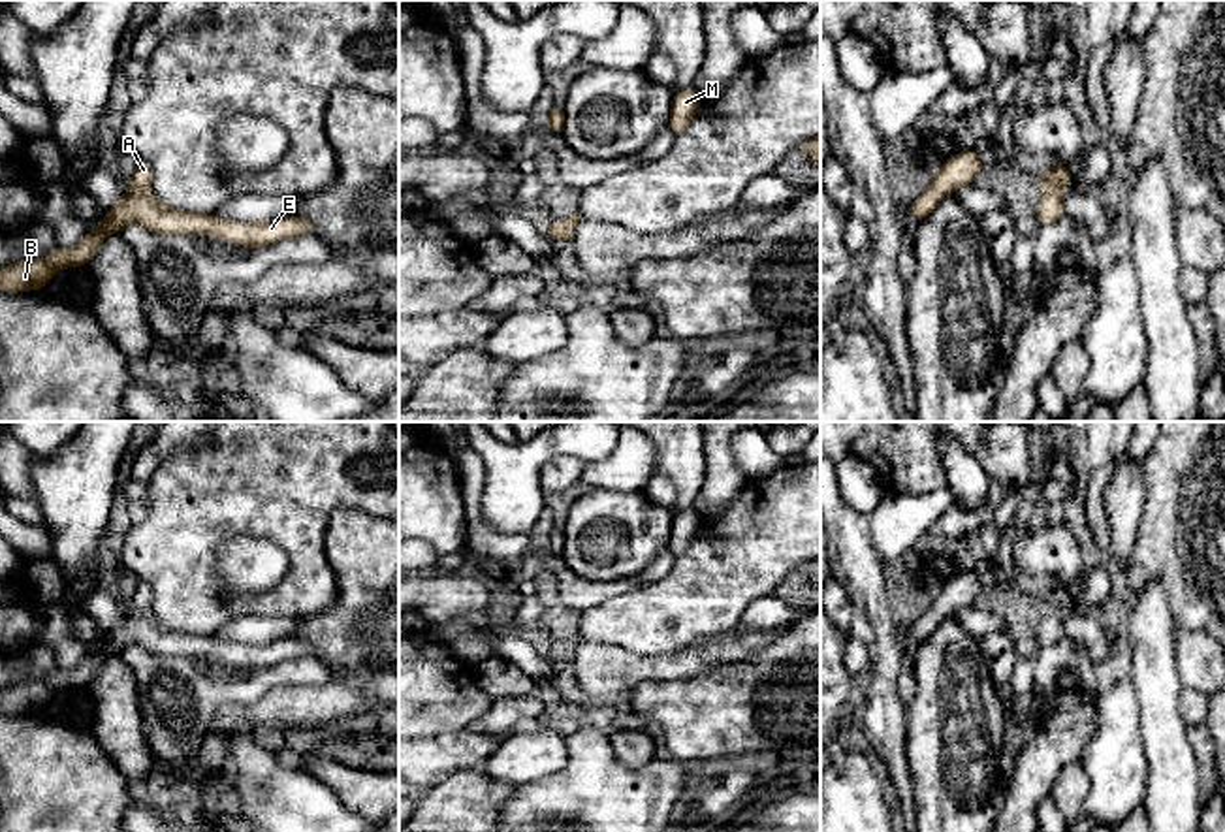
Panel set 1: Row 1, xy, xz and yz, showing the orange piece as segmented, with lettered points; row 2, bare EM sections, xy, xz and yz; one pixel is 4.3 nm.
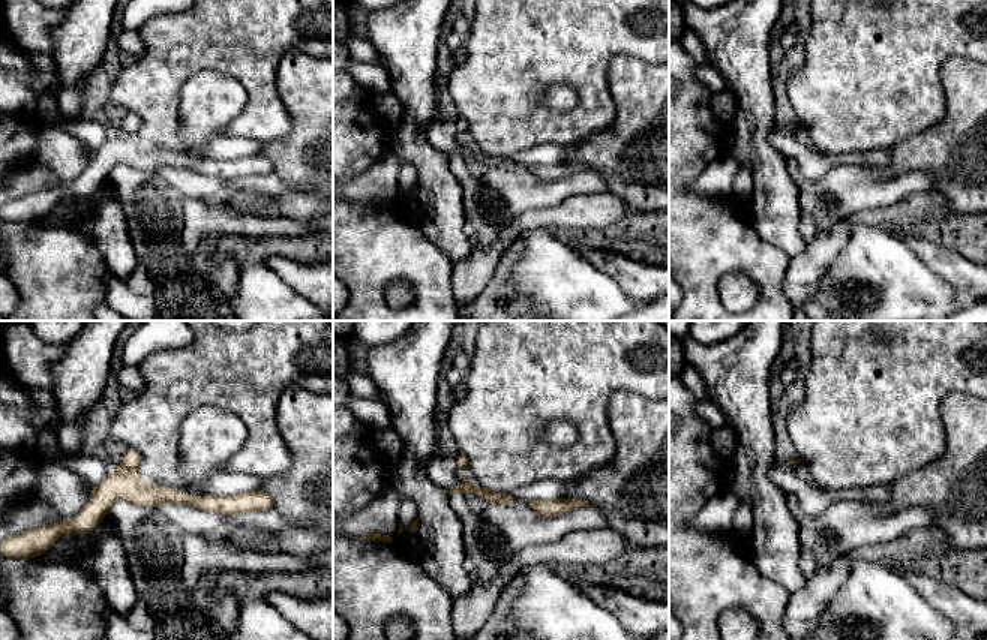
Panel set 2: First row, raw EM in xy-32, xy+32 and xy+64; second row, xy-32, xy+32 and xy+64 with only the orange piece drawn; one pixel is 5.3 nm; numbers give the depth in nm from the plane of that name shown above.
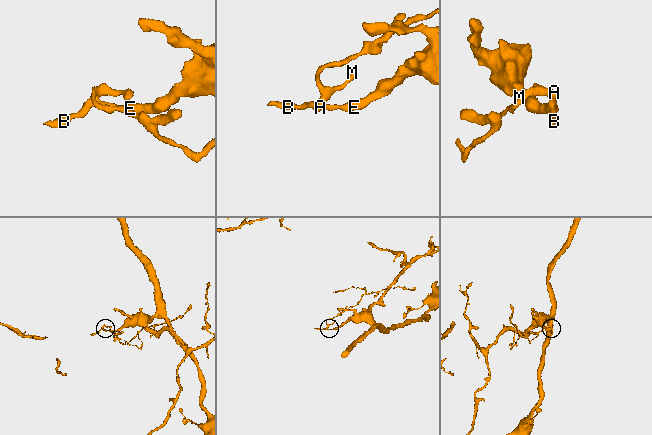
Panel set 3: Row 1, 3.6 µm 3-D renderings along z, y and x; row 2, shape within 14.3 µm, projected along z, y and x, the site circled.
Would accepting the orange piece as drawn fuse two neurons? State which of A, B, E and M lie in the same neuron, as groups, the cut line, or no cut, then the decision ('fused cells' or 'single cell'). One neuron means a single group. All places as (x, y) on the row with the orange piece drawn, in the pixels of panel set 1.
A M / B E | xy (132, 187), (149, 192) | fused cells

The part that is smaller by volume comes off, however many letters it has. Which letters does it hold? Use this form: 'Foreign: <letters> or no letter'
Foreign: A, M

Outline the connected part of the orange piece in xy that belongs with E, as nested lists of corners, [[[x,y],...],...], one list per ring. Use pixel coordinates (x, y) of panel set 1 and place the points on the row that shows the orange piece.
[[[130,188],[113,207],[105,209],[103,224],[88,230],[70,250],[55,248],[43,260],[19,260],[0,267],[0,290],[19,294],[40,292],[56,271],[85,267],[109,233],[122,233],[124,226],[137,222],[160,235],[215,235],[222,241],[265,247],[282,239],[314,235],[310,220],[297,215],[277,216],[265,222],[222,220],[213,213],[190,213],[164,205],[147,190]]]

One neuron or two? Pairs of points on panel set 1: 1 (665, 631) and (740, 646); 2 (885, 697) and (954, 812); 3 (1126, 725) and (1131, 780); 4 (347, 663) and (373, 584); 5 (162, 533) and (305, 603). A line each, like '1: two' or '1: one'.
1: two
2: two
3: one
4: one
5: one

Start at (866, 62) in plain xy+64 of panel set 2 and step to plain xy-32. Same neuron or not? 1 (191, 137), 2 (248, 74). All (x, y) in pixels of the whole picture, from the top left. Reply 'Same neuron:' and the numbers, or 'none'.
Same neuron: 2

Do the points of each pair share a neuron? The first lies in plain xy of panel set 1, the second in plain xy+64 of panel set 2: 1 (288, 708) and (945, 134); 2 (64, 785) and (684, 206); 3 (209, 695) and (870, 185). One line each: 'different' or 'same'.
1: different
2: same
3: same

